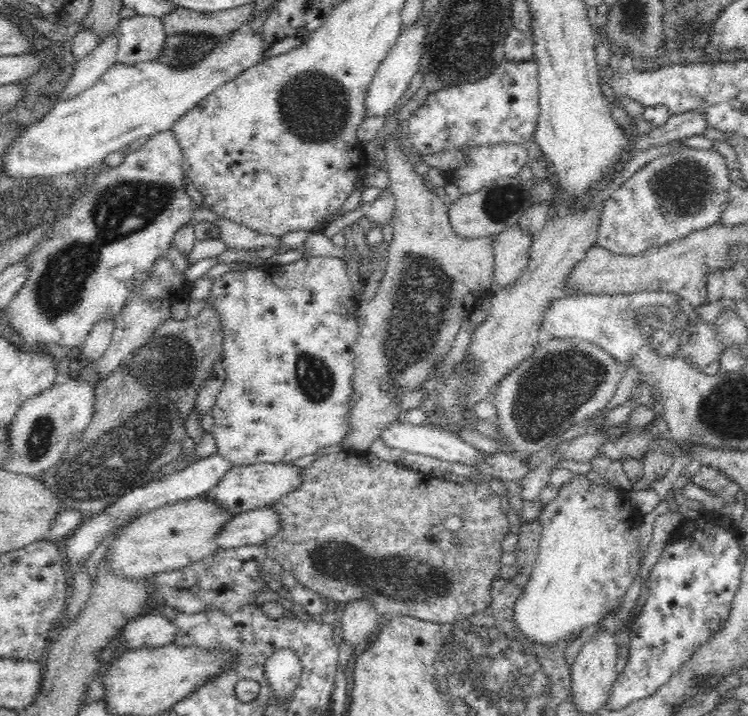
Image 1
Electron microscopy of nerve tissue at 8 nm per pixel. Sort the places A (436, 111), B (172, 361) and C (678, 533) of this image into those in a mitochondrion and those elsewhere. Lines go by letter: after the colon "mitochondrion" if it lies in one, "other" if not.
A: other
B: mitochondrion
C: other

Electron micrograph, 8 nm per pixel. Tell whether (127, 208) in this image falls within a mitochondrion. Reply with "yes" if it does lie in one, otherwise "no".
yes

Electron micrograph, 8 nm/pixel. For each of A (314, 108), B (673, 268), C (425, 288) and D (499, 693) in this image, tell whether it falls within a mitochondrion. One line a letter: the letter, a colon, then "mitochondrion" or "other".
A: mitochondrion
B: other
C: mitochondrion
D: mitochondrion

